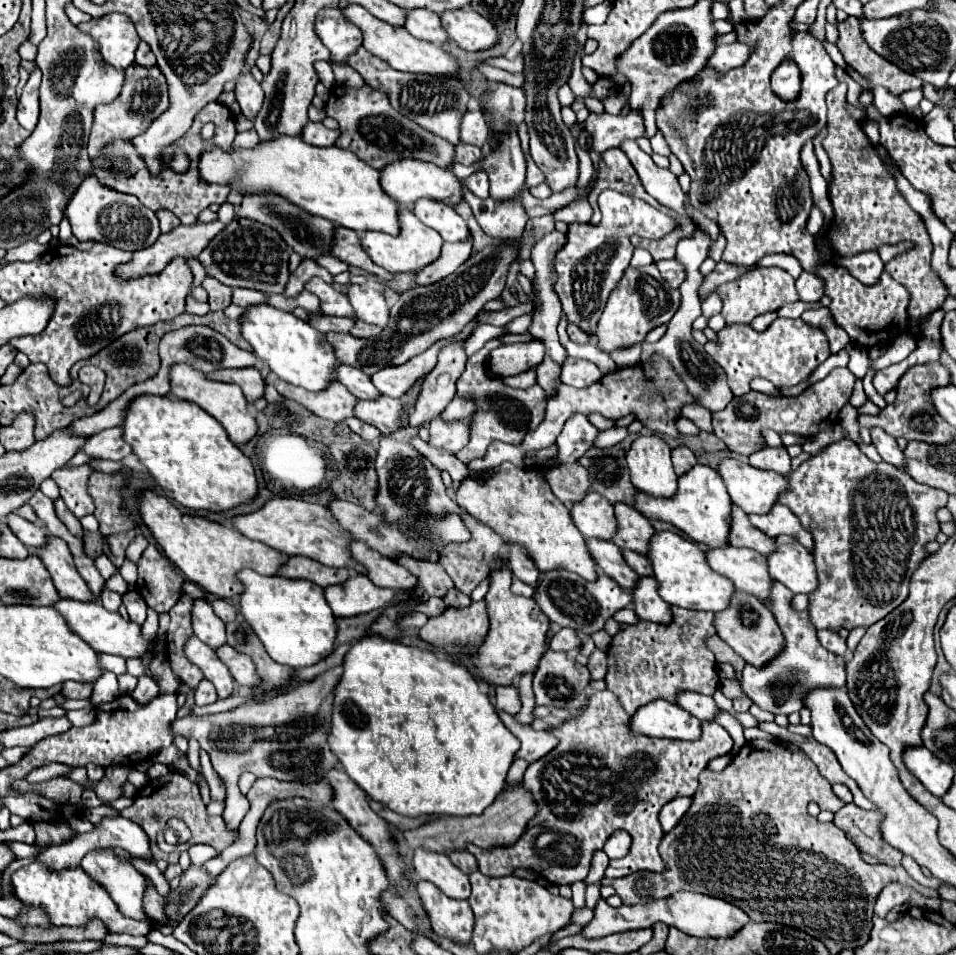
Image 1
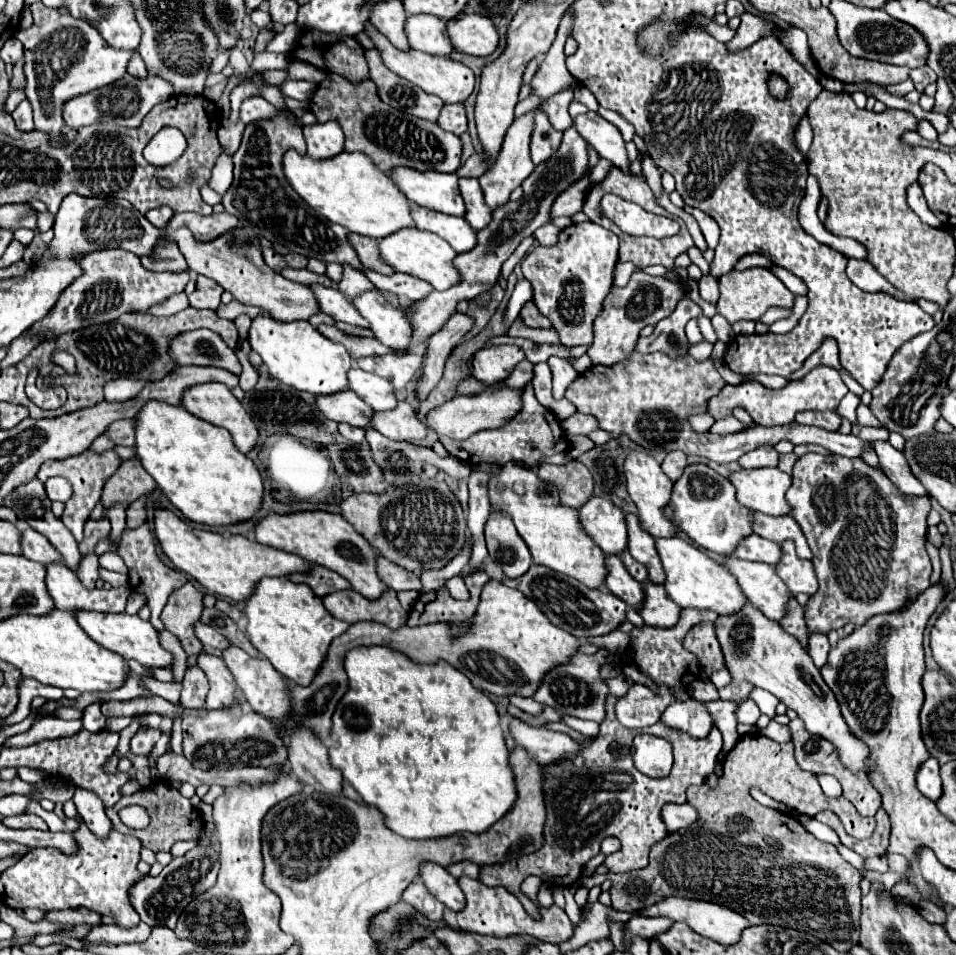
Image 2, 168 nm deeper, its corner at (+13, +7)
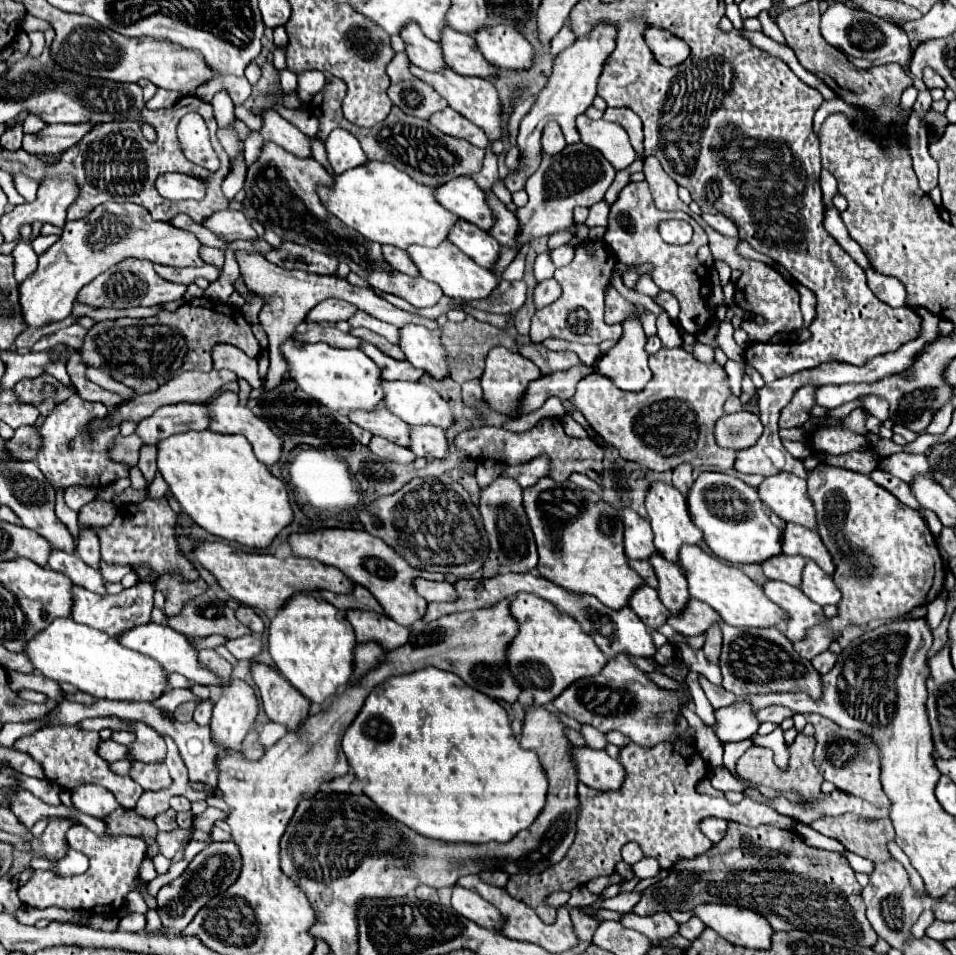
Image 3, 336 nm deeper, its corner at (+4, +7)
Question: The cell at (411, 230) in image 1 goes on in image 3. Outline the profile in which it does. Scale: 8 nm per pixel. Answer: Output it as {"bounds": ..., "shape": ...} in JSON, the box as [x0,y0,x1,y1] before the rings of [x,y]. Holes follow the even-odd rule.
{"bounds":[406,241,498,299],"shape":[[[442,241],[438,247],[428,249],[422,245],[408,245],[406,253],[410,255],[412,263],[418,267],[420,275],[428,281],[434,281],[442,287],[444,295],[452,297],[452,299],[482,299],[488,297],[490,291],[498,285],[498,279],[494,277],[494,273],[490,269],[480,267],[476,261],[472,261],[470,257],[466,257],[456,245],[452,245],[450,241]]]}

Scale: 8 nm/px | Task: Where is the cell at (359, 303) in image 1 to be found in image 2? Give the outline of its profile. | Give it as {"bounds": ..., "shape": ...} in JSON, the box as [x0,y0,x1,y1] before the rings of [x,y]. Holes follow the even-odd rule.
{"bounds":[353,291,413,355],"shape":[[[367,291],[355,297],[353,305],[371,323],[375,337],[385,341],[385,347],[397,355],[409,353],[413,329],[403,309],[393,307],[379,291]]]}

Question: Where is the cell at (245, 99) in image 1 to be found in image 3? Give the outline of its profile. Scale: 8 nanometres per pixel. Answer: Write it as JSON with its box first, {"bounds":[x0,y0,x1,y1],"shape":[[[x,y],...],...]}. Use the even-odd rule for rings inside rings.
{"bounds":[260,109,310,157],"shape":[[[266,109],[260,117],[262,117],[260,135],[264,137],[264,141],[274,141],[284,149],[290,149],[290,153],[298,153],[298,157],[310,155],[308,137],[296,125],[286,121],[278,111]]]}

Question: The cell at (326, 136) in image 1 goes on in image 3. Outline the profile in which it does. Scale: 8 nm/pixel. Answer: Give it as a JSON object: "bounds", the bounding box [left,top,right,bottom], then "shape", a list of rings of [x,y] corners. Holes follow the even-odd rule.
{"bounds":[324,129,368,173],"shape":[[[334,129],[324,141],[324,147],[328,153],[328,163],[334,169],[334,173],[344,173],[346,169],[358,167],[368,161],[362,153],[358,139],[346,129]]]}

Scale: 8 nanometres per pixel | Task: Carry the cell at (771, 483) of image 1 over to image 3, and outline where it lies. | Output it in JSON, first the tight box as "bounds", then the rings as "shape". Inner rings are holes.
{"bounds":[758,473,816,529],"shape":[[[776,473],[764,477],[758,485],[762,503],[772,509],[780,519],[816,529],[816,513],[812,501],[806,495],[806,481],[792,473]]]}

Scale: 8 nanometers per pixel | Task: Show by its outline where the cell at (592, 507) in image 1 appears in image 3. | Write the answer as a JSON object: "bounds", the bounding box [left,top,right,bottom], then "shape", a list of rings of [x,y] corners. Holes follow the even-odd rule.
{"bounds":[622,509,654,559],"shape":[[[622,509],[624,521],[624,553],[628,559],[648,559],[654,551],[650,523],[642,519],[634,509]]]}

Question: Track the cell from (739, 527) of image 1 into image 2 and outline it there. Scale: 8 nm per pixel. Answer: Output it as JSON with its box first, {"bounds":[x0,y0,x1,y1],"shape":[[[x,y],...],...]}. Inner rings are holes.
{"bounds":[733,535,781,565],"shape":[[[749,535],[739,543],[739,547],[735,549],[733,555],[737,559],[745,559],[745,561],[759,561],[759,563],[767,563],[767,565],[777,565],[777,561],[781,559],[781,547],[773,541],[763,539],[763,537]]]}

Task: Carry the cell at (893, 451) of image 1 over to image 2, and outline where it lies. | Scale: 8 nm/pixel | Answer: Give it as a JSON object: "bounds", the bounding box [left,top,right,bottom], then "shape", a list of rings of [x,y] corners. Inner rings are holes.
{"bounds":[873,441,929,497],"shape":[[[875,441],[873,447],[875,447],[877,455],[879,455],[879,463],[881,463],[883,473],[893,481],[893,485],[901,493],[913,495],[913,497],[929,497],[927,489],[911,473],[909,463],[907,463],[907,459],[905,459],[905,455],[901,451],[893,449],[887,441]]]}

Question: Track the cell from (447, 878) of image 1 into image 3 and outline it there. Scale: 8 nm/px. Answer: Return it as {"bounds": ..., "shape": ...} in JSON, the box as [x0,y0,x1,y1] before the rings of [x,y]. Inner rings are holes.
{"bounds":[450,883,500,927],"shape":[[[458,883],[452,885],[452,897],[450,897],[452,909],[458,911],[460,915],[468,917],[470,921],[474,921],[480,927],[500,927],[500,913],[482,897],[478,897],[478,893],[472,893],[470,889],[460,887]]]}

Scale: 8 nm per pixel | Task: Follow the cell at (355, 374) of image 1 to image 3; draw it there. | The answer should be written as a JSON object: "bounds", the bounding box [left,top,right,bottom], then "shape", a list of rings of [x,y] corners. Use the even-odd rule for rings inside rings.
{"bounds":[380,381,452,429],"shape":[[[380,381],[384,391],[384,405],[410,425],[438,425],[442,429],[452,425],[448,403],[420,381]]]}

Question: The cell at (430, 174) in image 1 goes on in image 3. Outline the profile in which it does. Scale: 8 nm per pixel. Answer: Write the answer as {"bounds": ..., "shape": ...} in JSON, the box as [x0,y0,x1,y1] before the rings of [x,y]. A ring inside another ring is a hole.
{"bounds":[434,177,494,231],"shape":[[[454,177],[446,185],[434,187],[434,197],[444,209],[464,221],[478,225],[484,231],[488,231],[494,223],[492,213],[484,201],[484,191],[470,177]]]}

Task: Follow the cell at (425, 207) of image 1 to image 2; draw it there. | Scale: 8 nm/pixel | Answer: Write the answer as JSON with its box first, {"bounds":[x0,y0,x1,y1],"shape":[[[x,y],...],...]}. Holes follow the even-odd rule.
{"bounds":[413,205,477,253],"shape":[[[413,205],[413,219],[419,229],[439,235],[457,253],[467,253],[477,245],[477,233],[463,217],[453,217],[453,215],[445,215],[439,211]]]}

